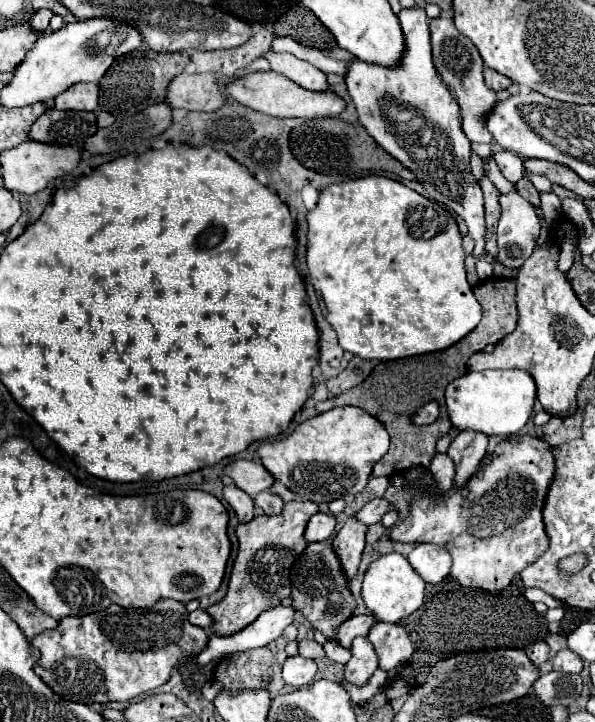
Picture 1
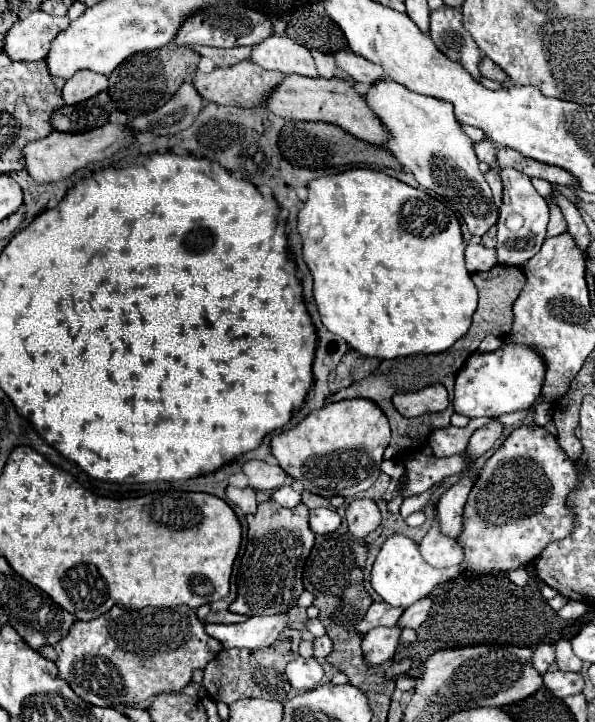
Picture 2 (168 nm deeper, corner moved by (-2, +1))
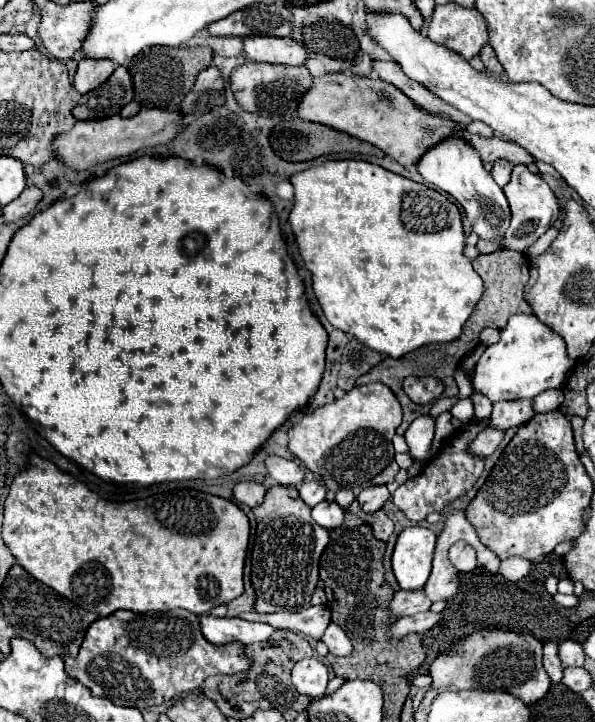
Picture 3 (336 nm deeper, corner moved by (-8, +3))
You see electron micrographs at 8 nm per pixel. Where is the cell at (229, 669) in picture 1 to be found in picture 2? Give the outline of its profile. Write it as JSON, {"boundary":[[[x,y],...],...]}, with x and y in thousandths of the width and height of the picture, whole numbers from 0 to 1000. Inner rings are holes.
{"boundary":[[[494,870],[477,873],[477,886],[464,886],[457,895],[444,900],[373,900],[360,914],[350,917],[343,925],[339,950],[360,972],[390,975],[400,967],[444,967],[444,970],[467,970],[481,972],[487,947],[481,945],[477,925],[484,917],[501,911],[501,892],[508,886],[508,875]]]}

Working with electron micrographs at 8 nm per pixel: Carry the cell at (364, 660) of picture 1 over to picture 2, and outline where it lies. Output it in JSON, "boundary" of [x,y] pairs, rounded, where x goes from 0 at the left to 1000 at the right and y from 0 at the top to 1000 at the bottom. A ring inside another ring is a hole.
{"boundary":[[[669,867],[662,870],[629,870],[612,878],[608,889],[608,903],[622,920],[642,920],[655,914],[666,906],[666,898],[672,892],[672,878]]]}

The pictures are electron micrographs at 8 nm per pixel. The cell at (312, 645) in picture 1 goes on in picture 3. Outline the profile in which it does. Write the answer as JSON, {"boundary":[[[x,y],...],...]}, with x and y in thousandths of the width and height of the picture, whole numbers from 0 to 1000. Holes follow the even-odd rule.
{"boundary":[[[555,864],[541,881],[541,889],[551,895],[555,906],[561,909],[585,909],[592,903],[592,889],[588,884],[582,881],[582,875],[565,867],[565,864]]]}

